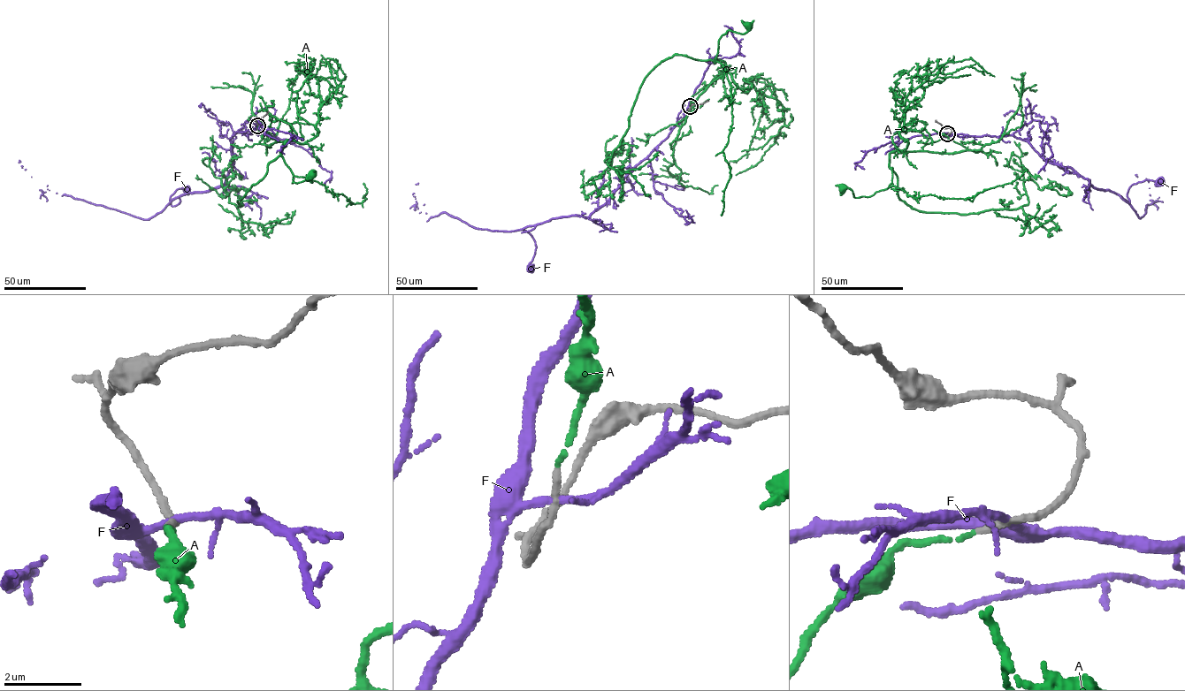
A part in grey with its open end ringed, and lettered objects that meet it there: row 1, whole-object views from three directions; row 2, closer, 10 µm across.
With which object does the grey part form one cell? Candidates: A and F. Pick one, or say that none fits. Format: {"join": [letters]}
{"join": ["A"]}

